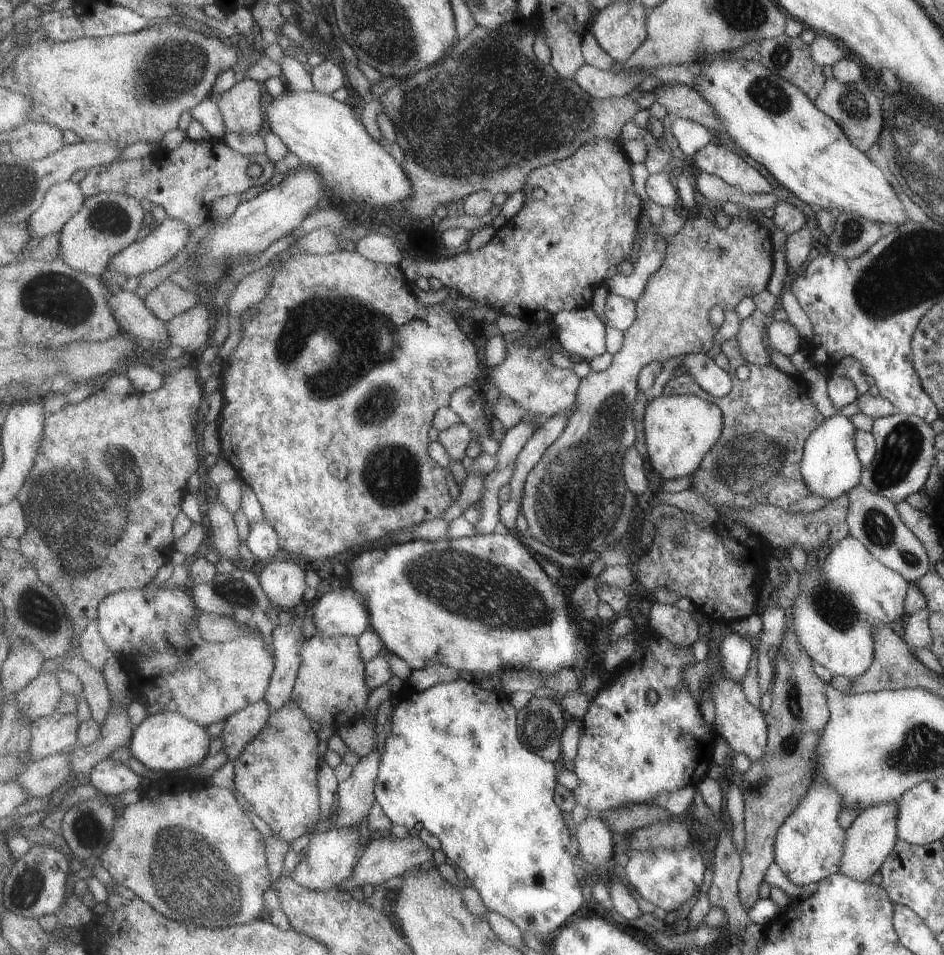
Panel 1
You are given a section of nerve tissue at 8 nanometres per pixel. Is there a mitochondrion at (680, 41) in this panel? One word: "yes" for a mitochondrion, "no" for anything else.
no

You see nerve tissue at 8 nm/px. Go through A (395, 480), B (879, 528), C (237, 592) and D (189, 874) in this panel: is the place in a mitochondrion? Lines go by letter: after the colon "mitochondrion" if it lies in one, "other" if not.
A: mitochondrion
B: mitochondrion
C: mitochondrion
D: mitochondrion

